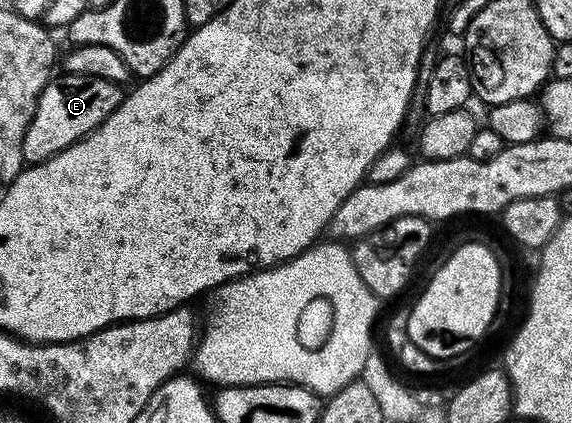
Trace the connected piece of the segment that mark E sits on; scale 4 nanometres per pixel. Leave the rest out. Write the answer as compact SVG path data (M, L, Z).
M64 76L64 79L49 82L47 88L36 105L34 116L30 120L30 128L26 128L26 136L22 140L22 152L25 163L45 162L58 152L70 148L78 140L82 140L90 131L98 127L118 108L124 99L125 91L121 83L110 80L98 80L94 76Z

